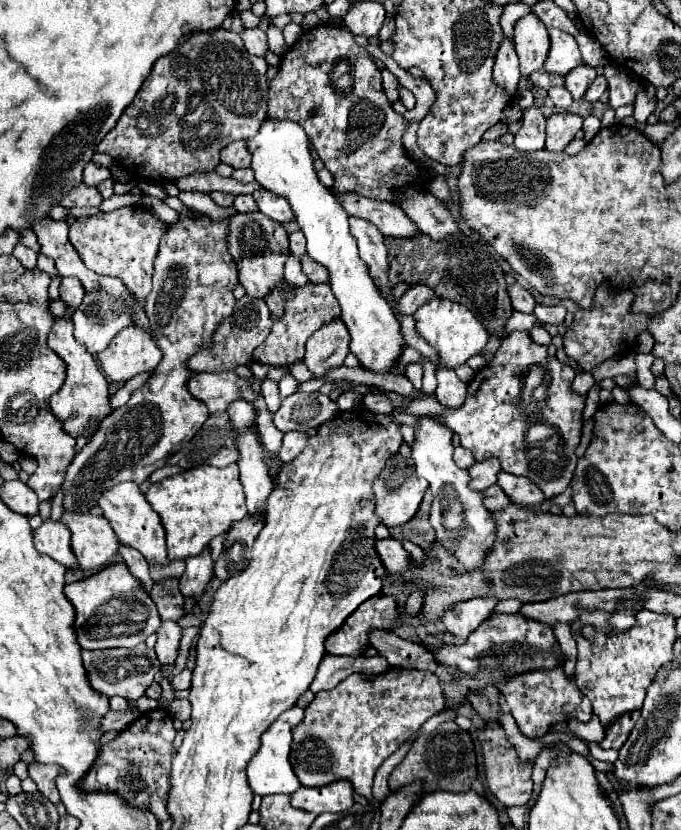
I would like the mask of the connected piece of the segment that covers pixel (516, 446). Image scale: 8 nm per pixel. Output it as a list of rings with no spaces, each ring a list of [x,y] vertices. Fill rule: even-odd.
[[[510,332],[492,362],[478,370],[474,380],[468,382],[468,394],[460,408],[448,408],[438,404],[434,396],[424,396],[410,402],[408,414],[438,414],[442,422],[460,436],[462,446],[472,450],[474,460],[498,458],[504,472],[526,476],[546,498],[554,498],[566,490],[578,462],[576,448],[582,436],[584,398],[572,390],[574,376],[576,372],[572,366],[558,362],[556,356],[548,354],[546,346],[534,344],[526,332]],[[540,384],[544,384],[544,424],[552,426],[556,432],[546,440],[526,442],[530,420],[540,422],[542,416],[530,418],[522,410],[528,410],[530,404],[534,406],[538,402],[534,388]]]

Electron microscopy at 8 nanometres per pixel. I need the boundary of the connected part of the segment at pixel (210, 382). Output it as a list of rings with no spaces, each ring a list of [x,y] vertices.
[[[200,372],[192,374],[186,388],[196,398],[206,402],[210,412],[226,410],[228,402],[236,398],[246,398],[252,402],[260,390],[260,380],[250,388],[246,380],[238,378],[234,372]]]

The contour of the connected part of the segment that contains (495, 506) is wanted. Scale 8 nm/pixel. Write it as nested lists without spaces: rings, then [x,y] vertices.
[[[490,486],[482,494],[484,494],[484,506],[488,510],[500,510],[500,508],[504,508],[504,506],[510,504],[510,500],[506,500],[506,494],[502,490],[498,490],[496,486]]]

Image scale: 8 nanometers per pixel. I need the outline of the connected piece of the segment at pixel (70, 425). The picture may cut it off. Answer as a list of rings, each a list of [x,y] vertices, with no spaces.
[[[56,318],[52,324],[52,330],[48,334],[48,346],[66,362],[68,370],[66,370],[66,382],[64,386],[58,390],[58,394],[54,394],[50,398],[50,408],[52,412],[62,420],[66,432],[70,432],[72,436],[86,436],[90,438],[90,424],[92,422],[100,422],[104,416],[108,416],[112,412],[110,404],[108,404],[108,382],[104,378],[104,374],[98,370],[92,354],[86,352],[86,348],[82,348],[82,344],[78,344],[72,336],[72,320],[66,318]]]

